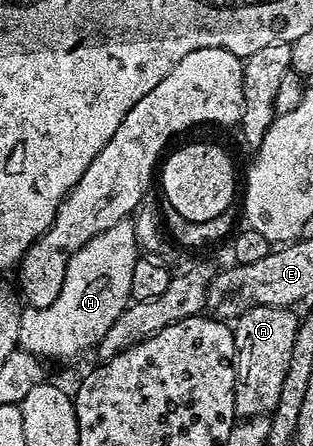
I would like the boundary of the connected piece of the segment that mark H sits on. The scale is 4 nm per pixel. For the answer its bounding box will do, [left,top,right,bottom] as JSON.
[17,221,139,361]

